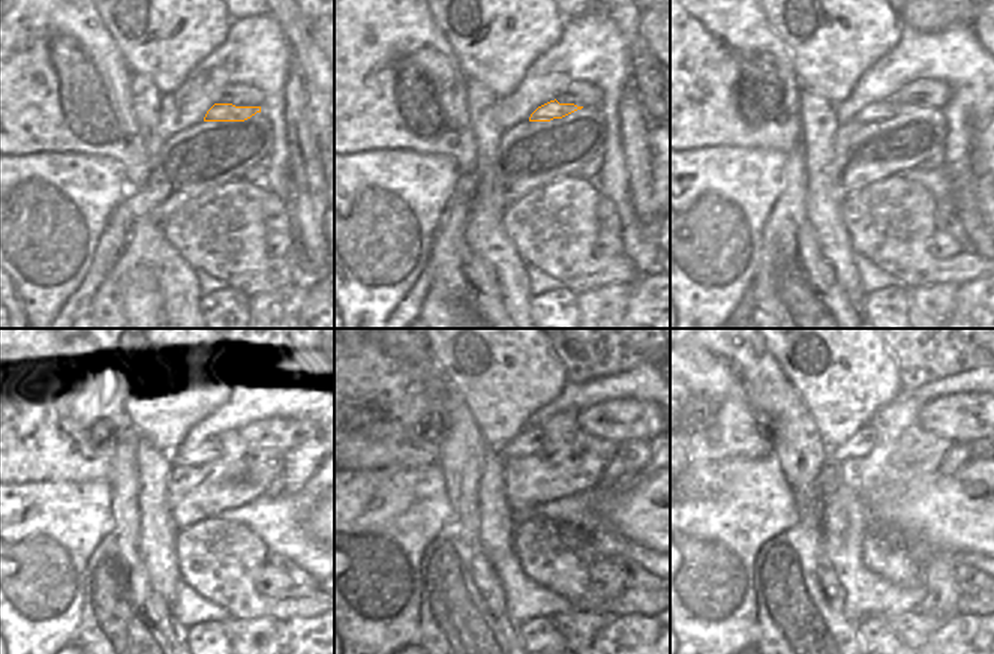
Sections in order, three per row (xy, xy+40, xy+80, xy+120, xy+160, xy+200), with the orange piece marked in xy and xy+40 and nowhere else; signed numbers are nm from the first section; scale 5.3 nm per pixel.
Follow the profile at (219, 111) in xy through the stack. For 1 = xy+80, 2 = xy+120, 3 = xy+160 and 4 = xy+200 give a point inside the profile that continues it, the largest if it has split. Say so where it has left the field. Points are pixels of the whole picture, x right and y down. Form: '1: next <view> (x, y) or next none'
1: next xy+80 (885, 110)
2: next xy+120 (210, 449)
3: next xy+160 (529, 440)
4: next xy+200 (859, 444)

